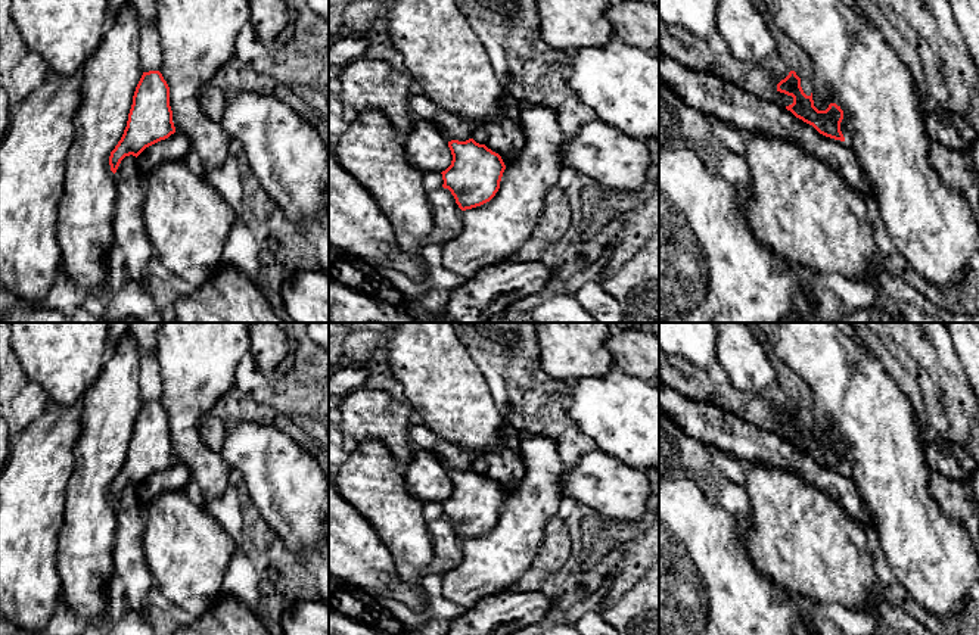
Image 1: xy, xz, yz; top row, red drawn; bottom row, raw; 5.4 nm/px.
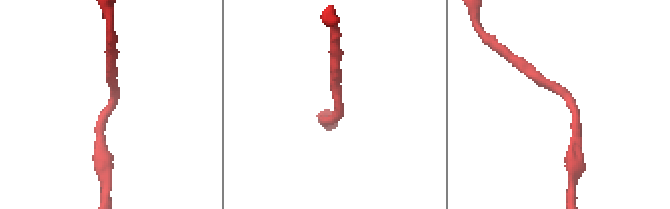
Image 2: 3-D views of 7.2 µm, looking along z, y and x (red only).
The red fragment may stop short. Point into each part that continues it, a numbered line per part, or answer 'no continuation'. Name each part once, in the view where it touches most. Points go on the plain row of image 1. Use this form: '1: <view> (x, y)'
no continuation

